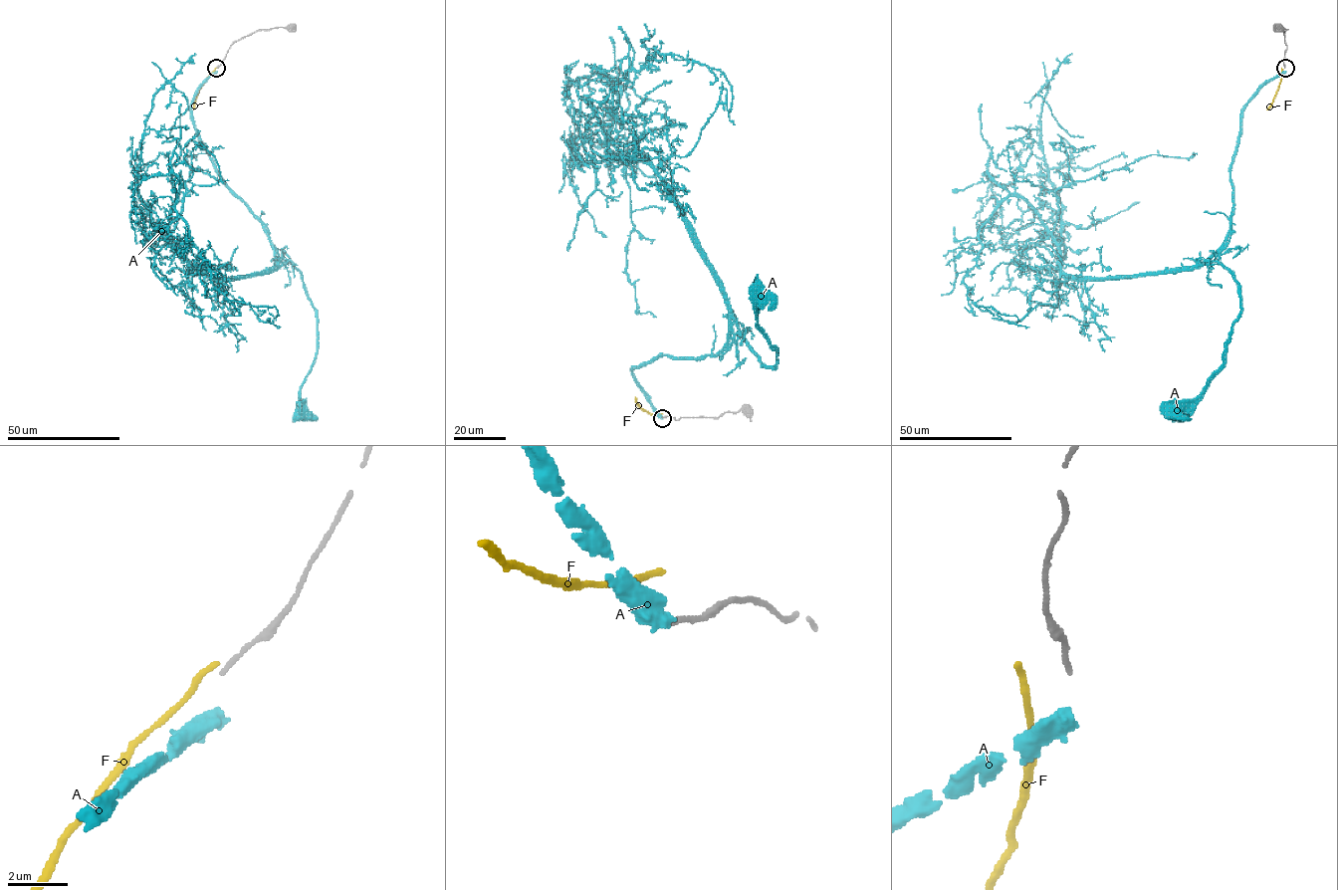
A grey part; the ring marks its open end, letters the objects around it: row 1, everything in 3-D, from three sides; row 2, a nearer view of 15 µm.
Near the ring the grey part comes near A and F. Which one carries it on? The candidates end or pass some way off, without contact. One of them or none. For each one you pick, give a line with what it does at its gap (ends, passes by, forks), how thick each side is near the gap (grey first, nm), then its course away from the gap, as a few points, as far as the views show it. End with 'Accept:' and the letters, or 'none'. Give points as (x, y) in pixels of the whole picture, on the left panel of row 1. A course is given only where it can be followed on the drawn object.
Accept: none

